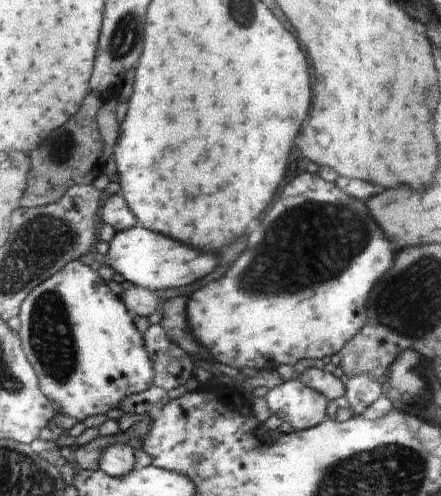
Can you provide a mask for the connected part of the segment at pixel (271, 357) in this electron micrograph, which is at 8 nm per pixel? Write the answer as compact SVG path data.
M302 172L296 178L292 178L282 188L280 196L272 204L272 208L266 212L266 216L262 218L260 226L248 236L246 250L232 264L230 270L219 280L210 282L210 284L206 284L206 286L188 295L187 322L191 329L191 334L204 348L204 357L239 369L242 373L254 373L263 369L275 370L281 365L294 366L302 359L310 359L312 362L323 358L328 360L331 355L342 351L342 348L365 326L368 294L374 288L374 284L382 278L382 274L386 270L390 270L390 266L394 262L396 254L394 248L392 248L394 244L390 240L386 240L384 236L384 232L382 232L375 219L370 215L364 201L354 200L352 196L342 192L335 183L324 181L316 174Z

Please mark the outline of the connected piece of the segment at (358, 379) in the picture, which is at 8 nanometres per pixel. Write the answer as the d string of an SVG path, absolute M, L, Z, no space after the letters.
M359 373L350 377L345 385L345 398L353 412L360 415L366 407L382 395L381 382L367 373Z

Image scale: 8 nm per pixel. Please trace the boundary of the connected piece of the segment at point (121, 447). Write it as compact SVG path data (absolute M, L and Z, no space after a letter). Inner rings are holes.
M117 440L102 454L98 470L108 477L121 478L136 468L134 450L128 443Z

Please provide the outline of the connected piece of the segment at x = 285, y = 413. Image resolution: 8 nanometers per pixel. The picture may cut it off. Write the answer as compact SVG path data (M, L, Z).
M299 379L288 380L268 390L264 398L272 413L272 422L286 429L304 431L327 417L327 399Z

